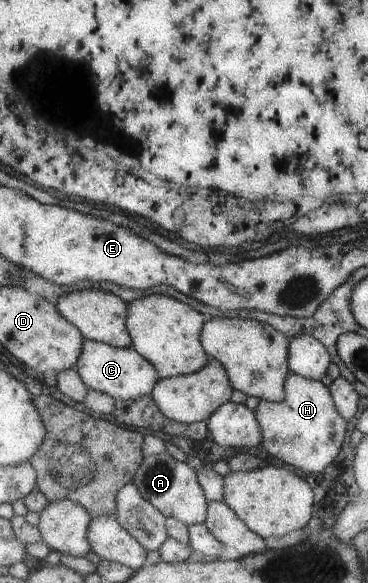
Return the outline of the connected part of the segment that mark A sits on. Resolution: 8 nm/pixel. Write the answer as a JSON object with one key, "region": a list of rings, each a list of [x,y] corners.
{"region":[[[166,451],[143,457],[132,482],[140,496],[161,512],[165,518],[175,518],[187,527],[202,523],[205,519],[207,500],[198,484],[194,469],[172,458]]]}

